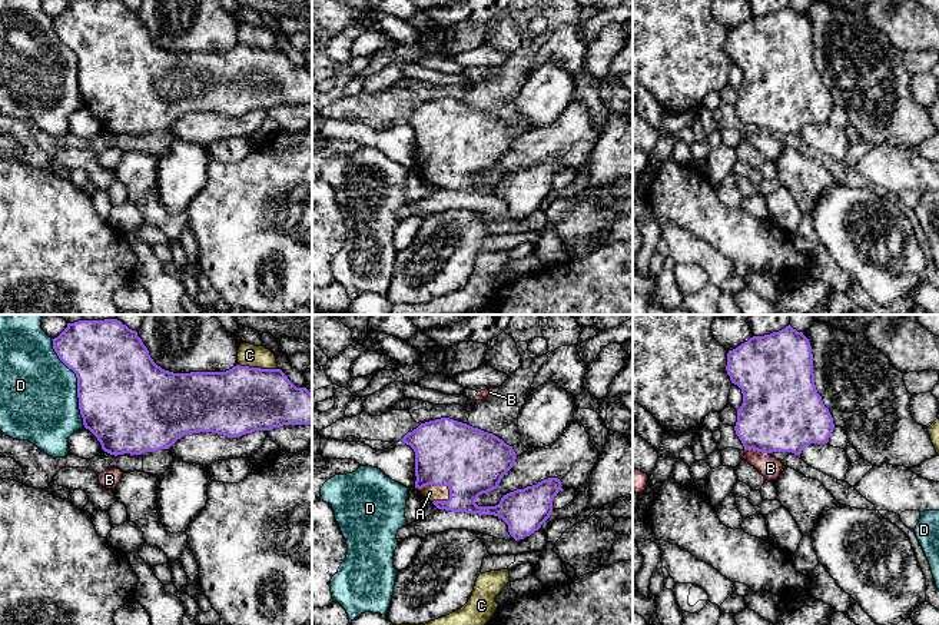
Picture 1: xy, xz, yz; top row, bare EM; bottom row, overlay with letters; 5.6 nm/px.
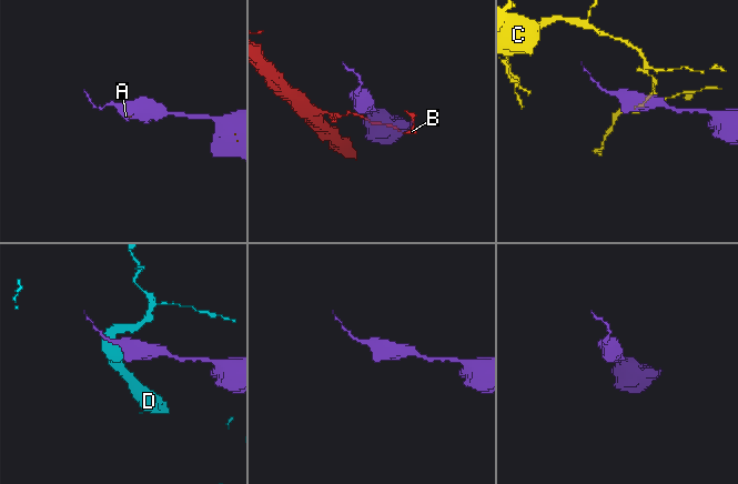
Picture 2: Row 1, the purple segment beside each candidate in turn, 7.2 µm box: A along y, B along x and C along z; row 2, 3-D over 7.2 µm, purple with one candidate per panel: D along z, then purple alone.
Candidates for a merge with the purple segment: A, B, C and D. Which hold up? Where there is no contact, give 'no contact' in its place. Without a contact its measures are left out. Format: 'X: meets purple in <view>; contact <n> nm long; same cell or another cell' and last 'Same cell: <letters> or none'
A: meets purple in xz; contact 190 nm long; same cell
B: meets purple in yz; contact 140 nm long; another cell
C: meets purple in xy; contact 240 nm long; another cell
D: meets purple in xy; contact 550 nm long; another cell
Same cell: A

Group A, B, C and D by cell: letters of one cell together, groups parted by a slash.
A / B / C / D

